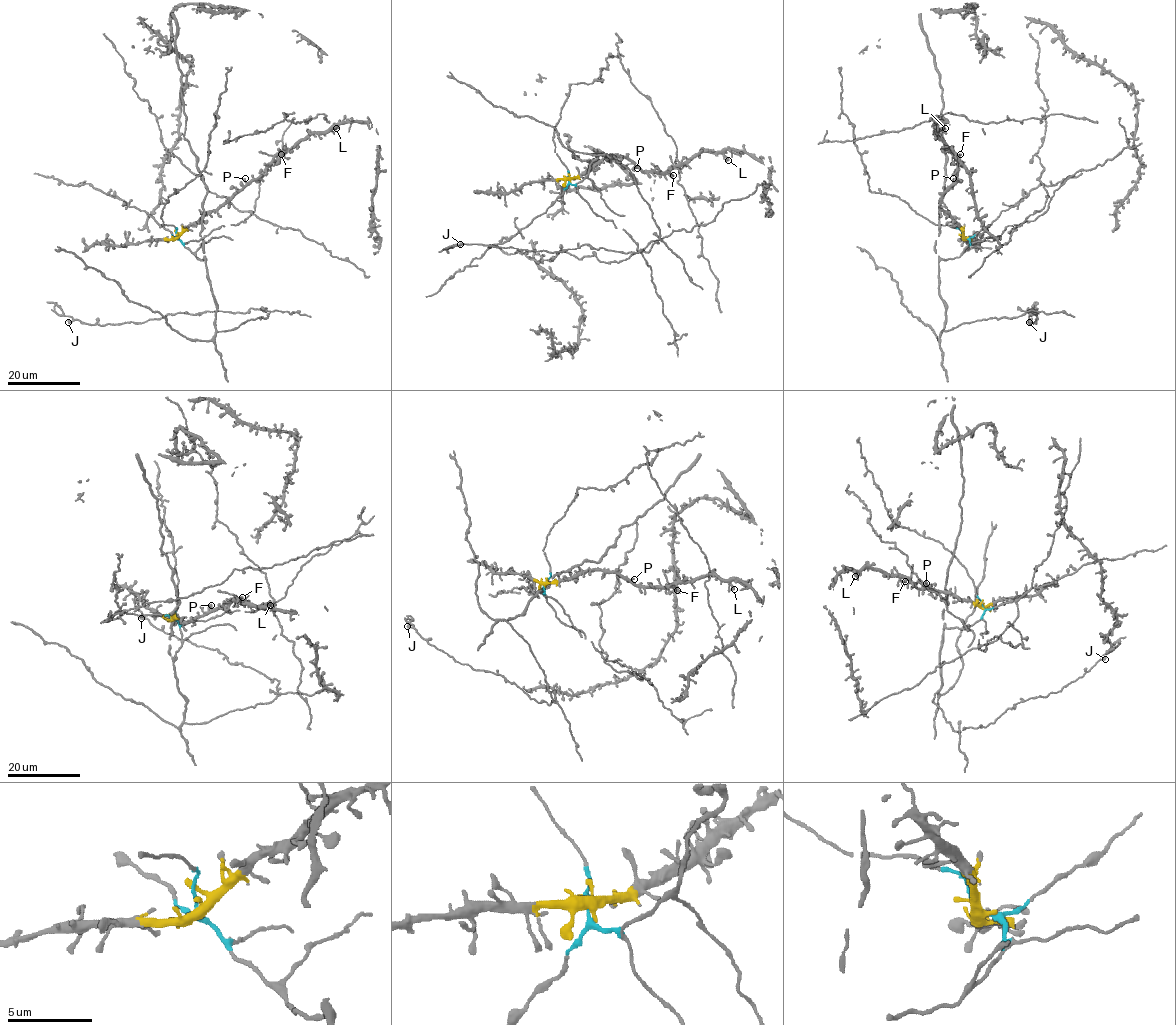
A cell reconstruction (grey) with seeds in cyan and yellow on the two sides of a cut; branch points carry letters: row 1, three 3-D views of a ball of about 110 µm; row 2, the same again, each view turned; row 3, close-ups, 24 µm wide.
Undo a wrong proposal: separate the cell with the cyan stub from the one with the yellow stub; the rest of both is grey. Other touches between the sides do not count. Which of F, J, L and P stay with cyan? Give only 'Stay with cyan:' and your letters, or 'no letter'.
Stay with cyan: J

